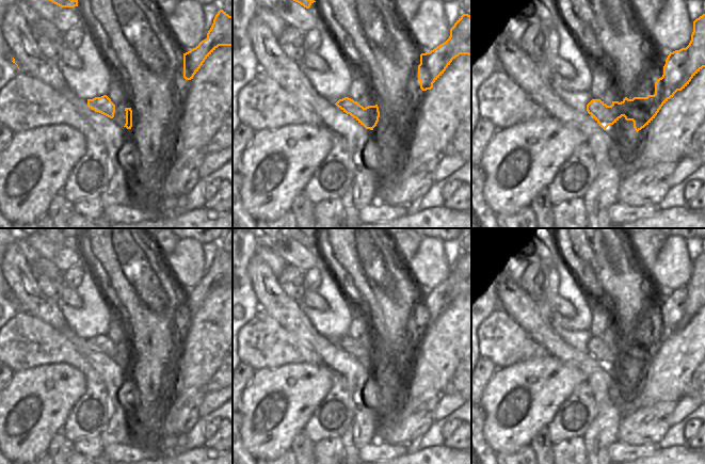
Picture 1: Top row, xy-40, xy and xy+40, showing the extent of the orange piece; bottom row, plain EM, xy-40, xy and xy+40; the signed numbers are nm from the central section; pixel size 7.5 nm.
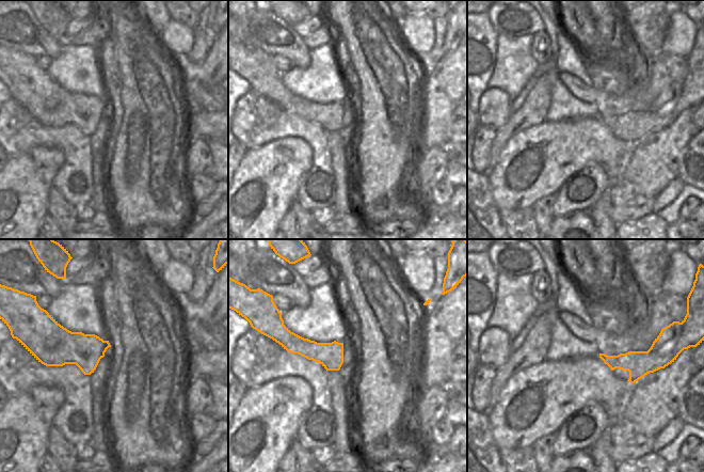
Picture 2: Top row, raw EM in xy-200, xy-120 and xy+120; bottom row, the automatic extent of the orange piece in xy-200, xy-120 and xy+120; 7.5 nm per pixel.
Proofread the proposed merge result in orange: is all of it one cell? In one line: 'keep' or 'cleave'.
cleave

